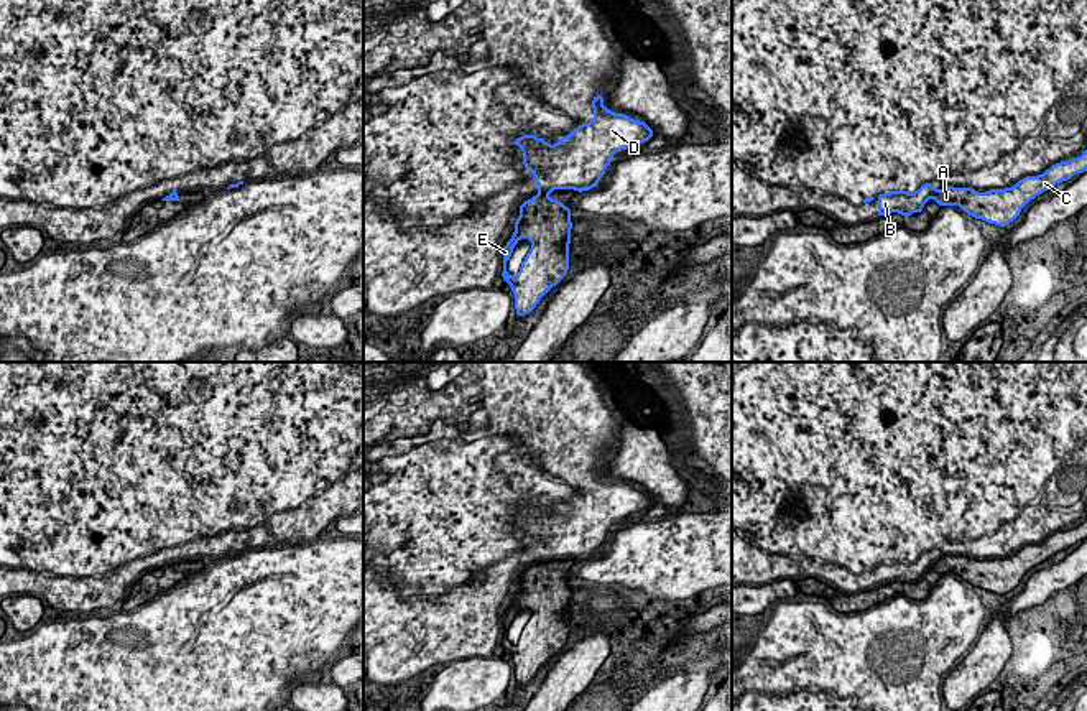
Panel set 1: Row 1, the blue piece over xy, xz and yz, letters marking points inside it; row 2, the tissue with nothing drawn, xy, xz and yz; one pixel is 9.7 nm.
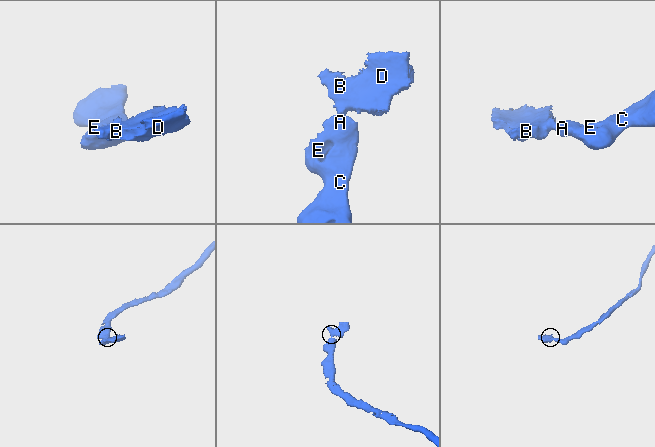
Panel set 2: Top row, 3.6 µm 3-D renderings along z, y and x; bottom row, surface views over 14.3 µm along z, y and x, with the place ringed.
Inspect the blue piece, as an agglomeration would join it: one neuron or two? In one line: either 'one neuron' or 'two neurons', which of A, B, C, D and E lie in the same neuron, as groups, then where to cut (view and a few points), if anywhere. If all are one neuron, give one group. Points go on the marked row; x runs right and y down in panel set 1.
two neurons; groups A C E / B D; cut xz (546, 193), (538, 196)

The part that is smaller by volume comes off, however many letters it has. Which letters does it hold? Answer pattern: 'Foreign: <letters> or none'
Foreign: B, D

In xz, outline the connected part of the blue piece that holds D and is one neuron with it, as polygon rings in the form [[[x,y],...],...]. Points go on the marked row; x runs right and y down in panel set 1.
[[[604,95],[592,99],[594,118],[562,137],[556,145],[533,135],[513,140],[523,151],[523,166],[534,174],[538,196],[556,189],[589,191],[599,186],[617,151],[645,143],[655,133],[640,120],[613,114],[604,105]]]

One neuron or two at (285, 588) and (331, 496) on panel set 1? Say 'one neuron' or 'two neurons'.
two neurons

